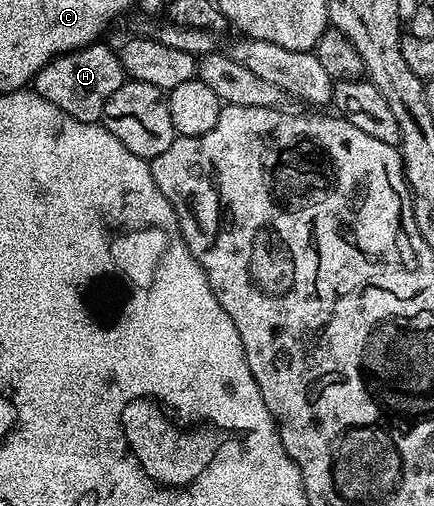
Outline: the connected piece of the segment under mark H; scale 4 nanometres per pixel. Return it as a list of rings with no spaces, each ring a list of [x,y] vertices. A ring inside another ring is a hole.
[[[98,41],[89,47],[81,47],[78,51],[70,51],[67,55],[59,55],[38,73],[31,84],[32,90],[39,93],[51,105],[63,109],[75,121],[95,123],[100,120],[103,105],[107,105],[107,97],[115,93],[127,81],[127,76],[121,64],[120,54]]]

